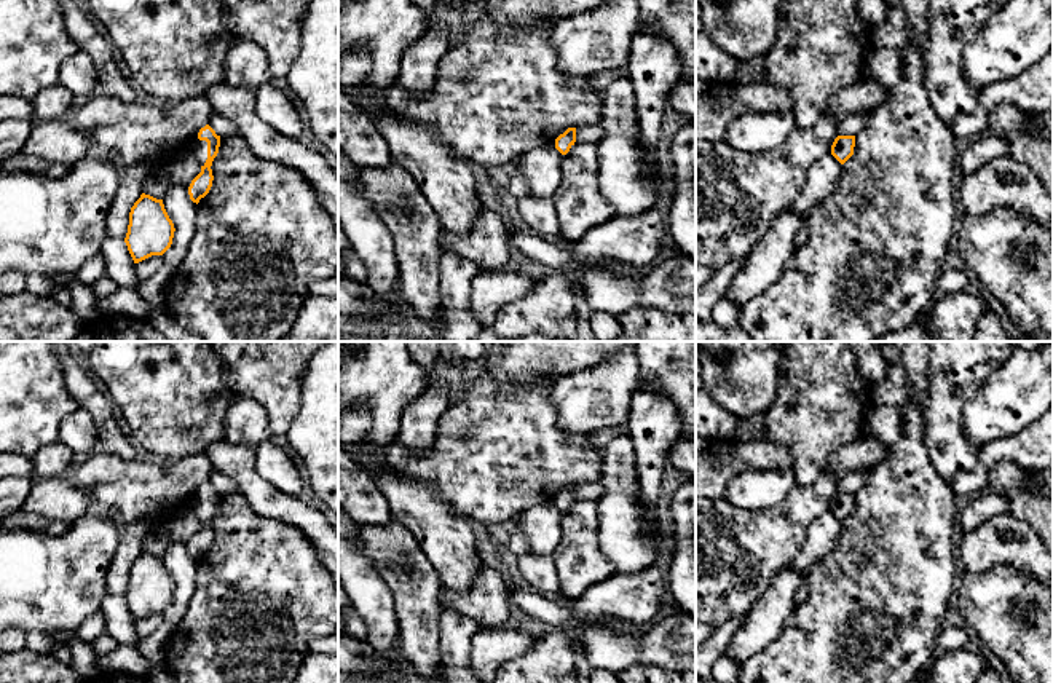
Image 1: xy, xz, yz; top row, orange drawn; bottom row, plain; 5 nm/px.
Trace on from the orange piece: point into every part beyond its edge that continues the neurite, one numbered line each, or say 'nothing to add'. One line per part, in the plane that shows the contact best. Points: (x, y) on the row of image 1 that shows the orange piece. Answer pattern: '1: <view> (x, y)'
1: xy (198, 147)

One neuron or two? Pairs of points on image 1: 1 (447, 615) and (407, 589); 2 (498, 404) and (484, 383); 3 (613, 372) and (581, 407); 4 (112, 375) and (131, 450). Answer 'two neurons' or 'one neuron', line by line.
1: two neurons
2: one neuron
3: one neuron
4: two neurons

